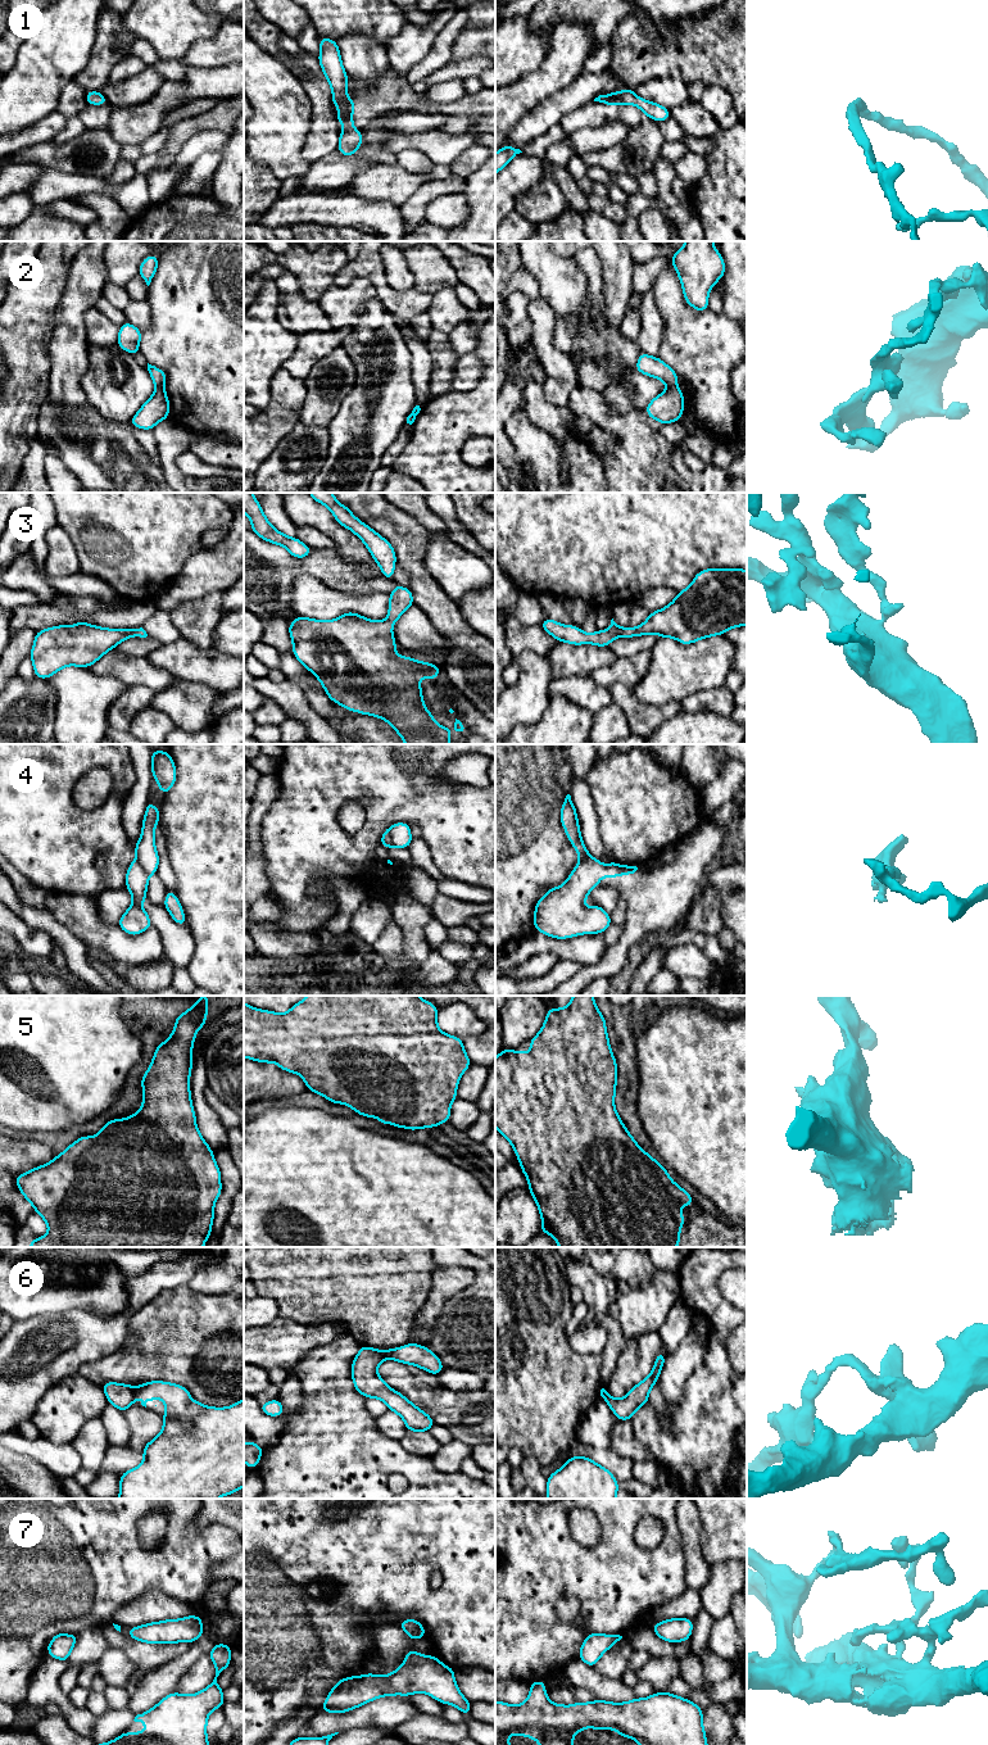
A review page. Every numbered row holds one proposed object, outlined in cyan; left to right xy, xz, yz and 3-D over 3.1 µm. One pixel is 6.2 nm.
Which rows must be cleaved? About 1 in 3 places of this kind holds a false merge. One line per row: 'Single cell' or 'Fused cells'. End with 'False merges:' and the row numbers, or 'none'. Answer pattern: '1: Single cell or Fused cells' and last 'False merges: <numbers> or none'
1: Single cell
2: Fused cells
3: Single cell
4: Fused cells
5: Single cell
6: Fused cells
7: Single cell
False merges: 2, 4, 6

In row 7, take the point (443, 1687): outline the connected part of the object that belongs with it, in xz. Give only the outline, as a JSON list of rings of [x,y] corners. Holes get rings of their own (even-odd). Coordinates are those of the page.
[[[413,1649],[403,1664],[386,1676],[366,1673],[339,1680],[319,1708],[327,1713],[345,1713],[381,1696],[409,1696],[423,1692],[470,1714],[471,1703],[462,1695],[454,1680],[454,1669],[434,1655],[422,1655]]]

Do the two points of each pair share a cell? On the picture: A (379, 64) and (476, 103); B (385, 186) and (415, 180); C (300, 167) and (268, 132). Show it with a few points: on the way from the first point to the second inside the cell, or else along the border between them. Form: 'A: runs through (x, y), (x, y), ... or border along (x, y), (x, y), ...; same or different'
A: border along (388, 66), (372, 82), (361, 84); different
B: runs through (393, 184), (407, 182); same
C: runs through (291, 158), (277, 141); same

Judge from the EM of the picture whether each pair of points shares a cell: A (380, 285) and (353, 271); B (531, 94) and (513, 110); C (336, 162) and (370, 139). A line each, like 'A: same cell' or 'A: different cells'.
A: same cell
B: same cell
C: same cell

